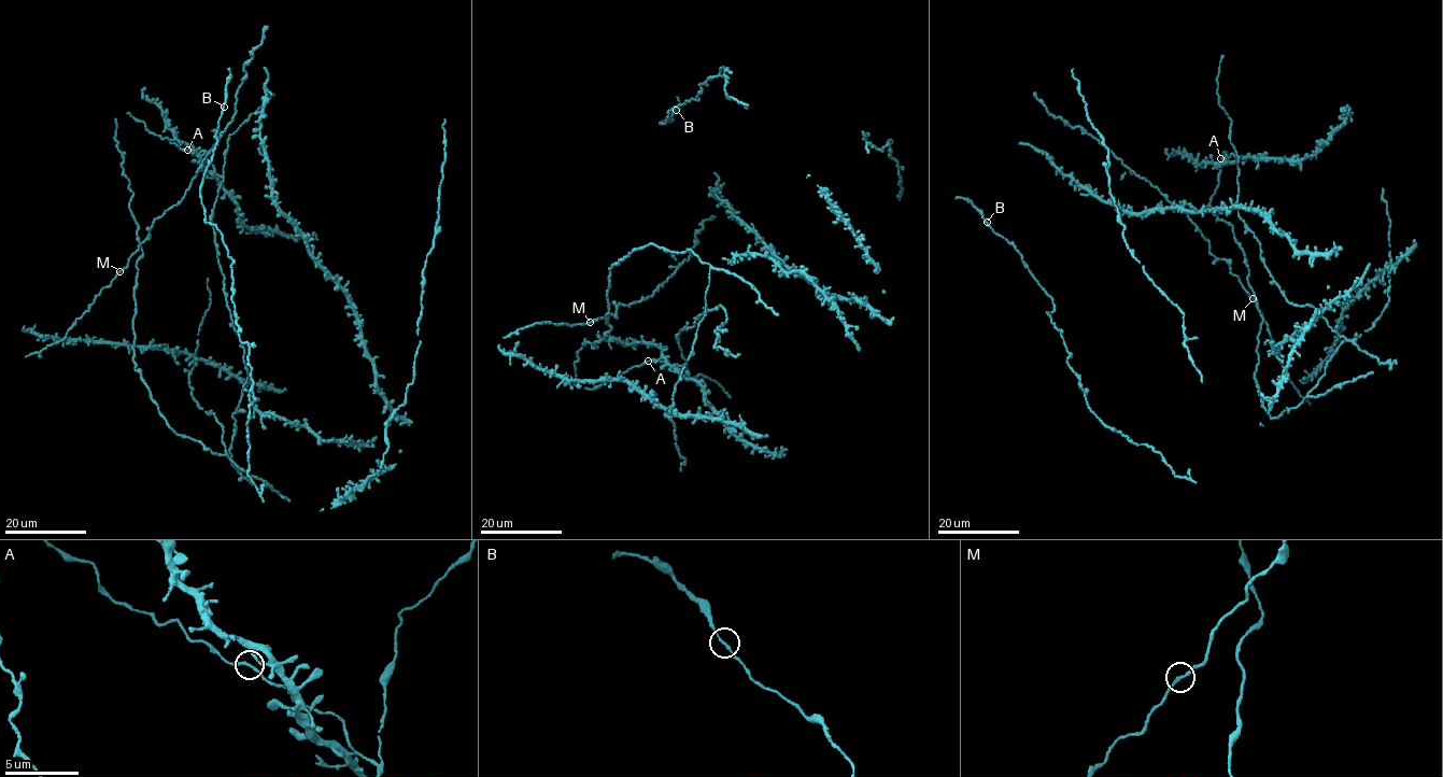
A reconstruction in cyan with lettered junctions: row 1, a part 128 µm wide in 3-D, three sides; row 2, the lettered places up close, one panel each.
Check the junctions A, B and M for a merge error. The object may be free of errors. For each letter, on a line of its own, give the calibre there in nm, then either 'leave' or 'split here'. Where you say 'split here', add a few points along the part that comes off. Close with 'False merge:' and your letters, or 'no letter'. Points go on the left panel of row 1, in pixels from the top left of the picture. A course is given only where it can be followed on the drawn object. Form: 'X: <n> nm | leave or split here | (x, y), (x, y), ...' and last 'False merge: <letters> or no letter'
A: 170 nm | leave
B: 160 nm | leave
M: 180 nm | leave
False merge: no letter

